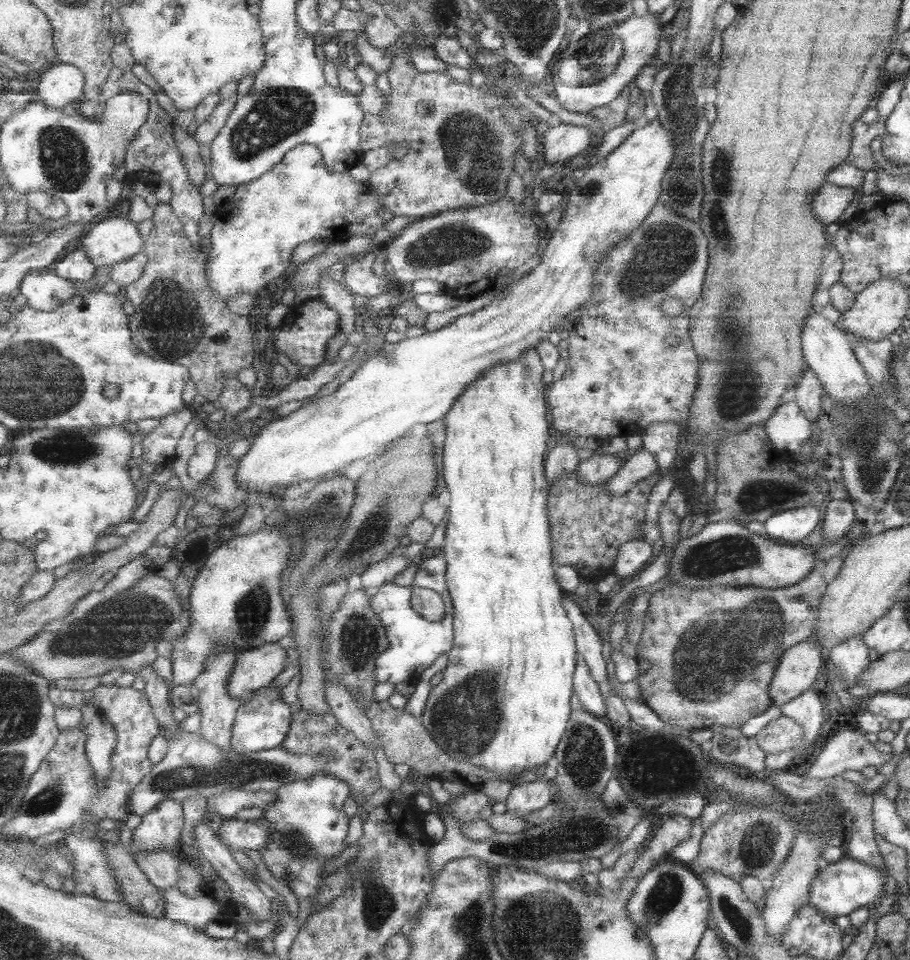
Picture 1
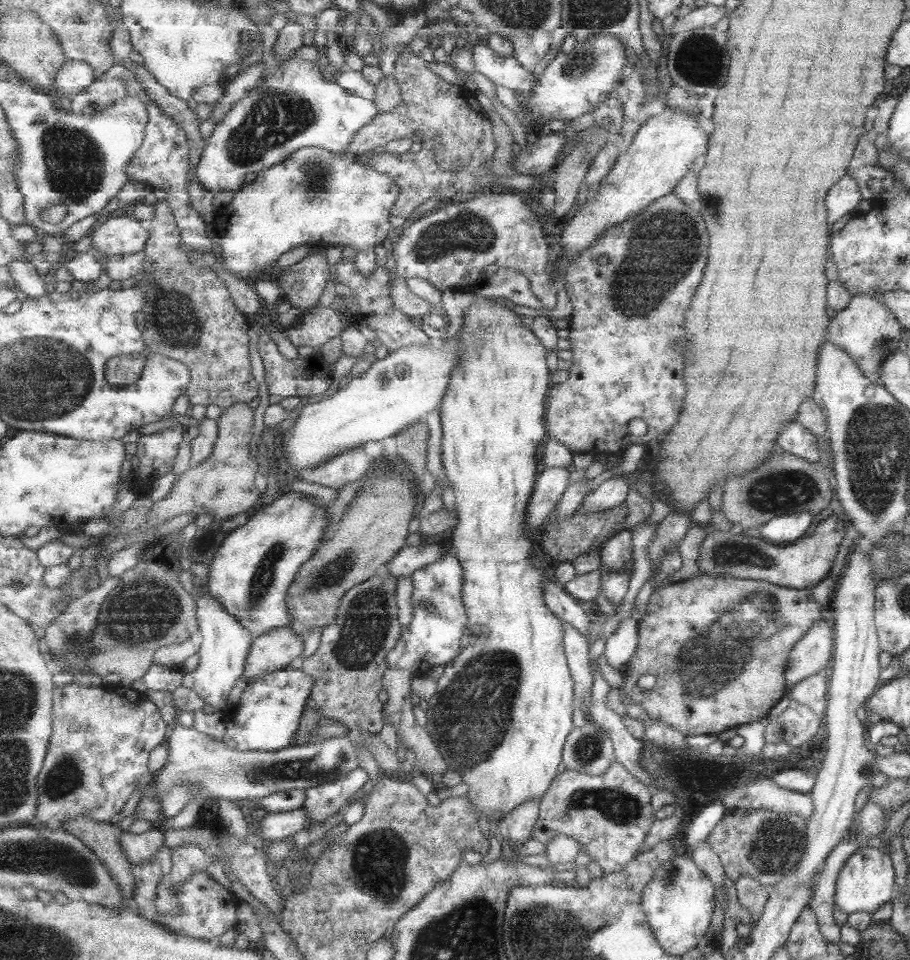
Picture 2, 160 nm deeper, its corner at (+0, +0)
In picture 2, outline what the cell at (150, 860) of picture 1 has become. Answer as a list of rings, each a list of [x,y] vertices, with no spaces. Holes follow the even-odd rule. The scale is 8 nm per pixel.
[[[152,827],[143,834],[131,834],[125,831],[121,836],[123,853],[132,864],[145,864],[164,847],[163,836],[164,832],[161,827]]]

